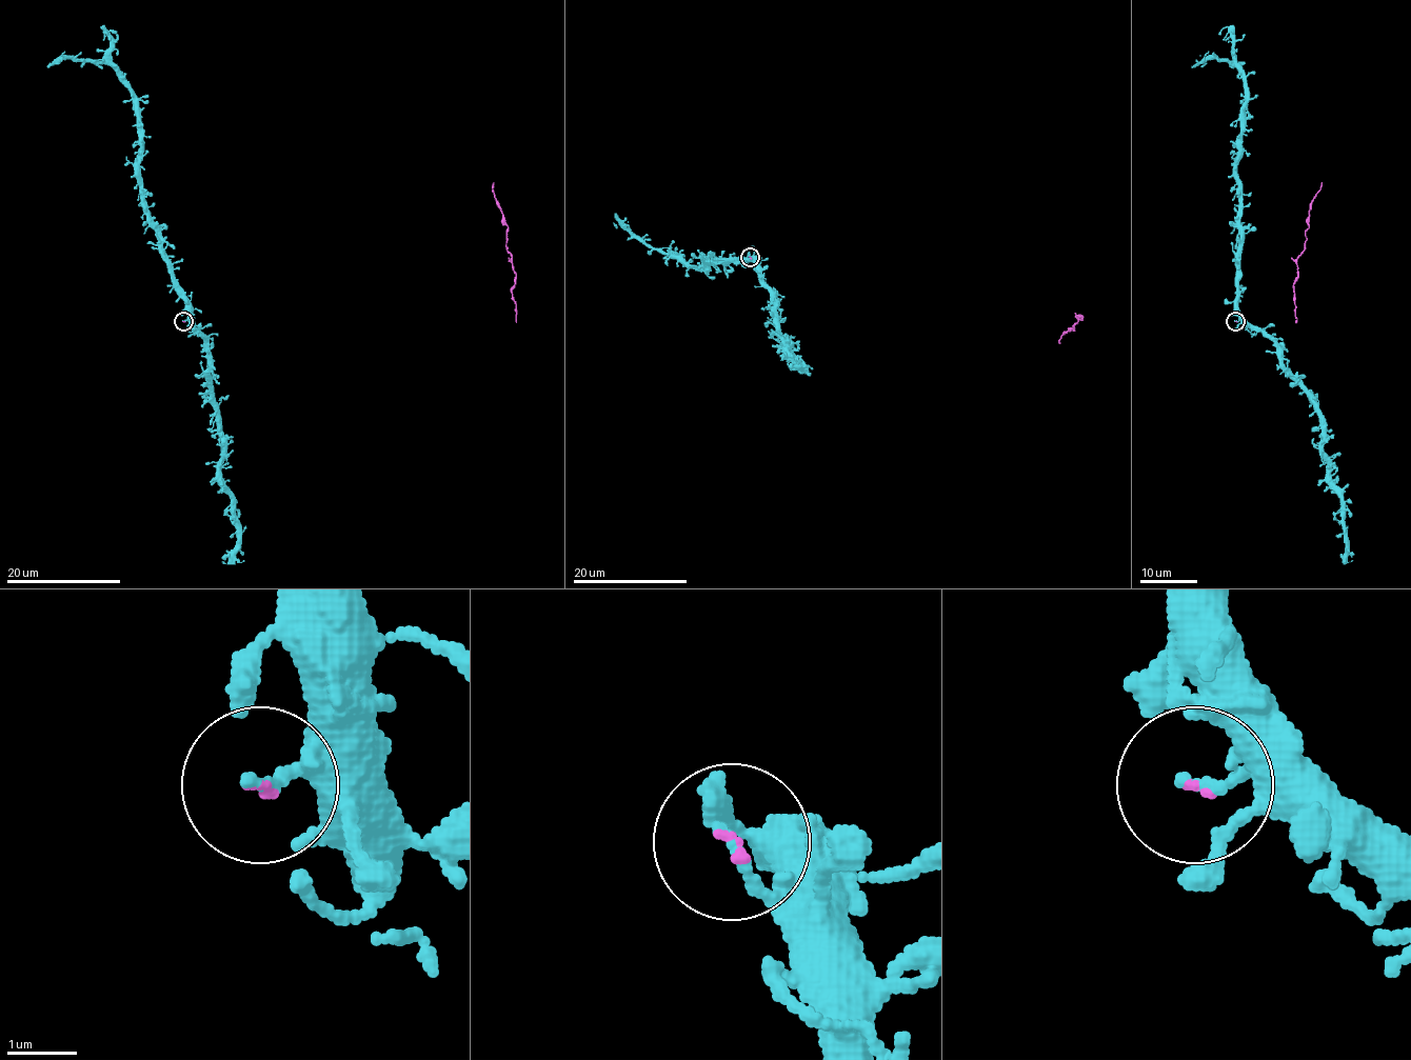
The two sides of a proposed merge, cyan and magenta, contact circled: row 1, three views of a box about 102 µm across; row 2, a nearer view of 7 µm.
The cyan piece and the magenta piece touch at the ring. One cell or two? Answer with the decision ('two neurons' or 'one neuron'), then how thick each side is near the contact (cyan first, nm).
one neuron; 160 nm thick on the cyan side, 70 nm on the other

